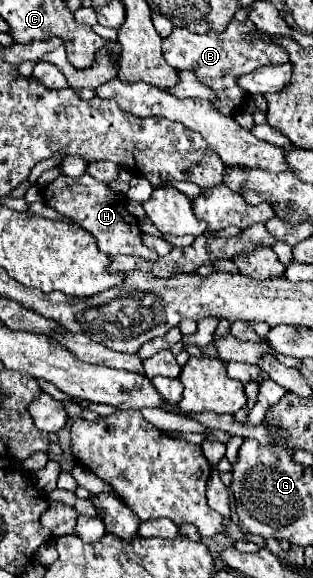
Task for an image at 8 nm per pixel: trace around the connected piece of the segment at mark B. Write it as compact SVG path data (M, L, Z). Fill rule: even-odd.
M232 20L228 24L228 28L224 32L220 32L220 36L216 36L216 32L192 34L188 30L174 28L172 34L168 38L164 38L162 52L164 52L166 62L172 68L194 72L200 82L208 84L208 88L212 88L216 92L216 100L212 100L212 106L220 114L234 116L244 108L246 98L248 98L244 88L240 88L240 84L236 84L240 74L248 74L266 64L288 62L288 52L284 52L284 48L280 48L280 44L264 42L260 36L256 36L256 32L258 32L258 28L252 20L248 20L248 22Z

